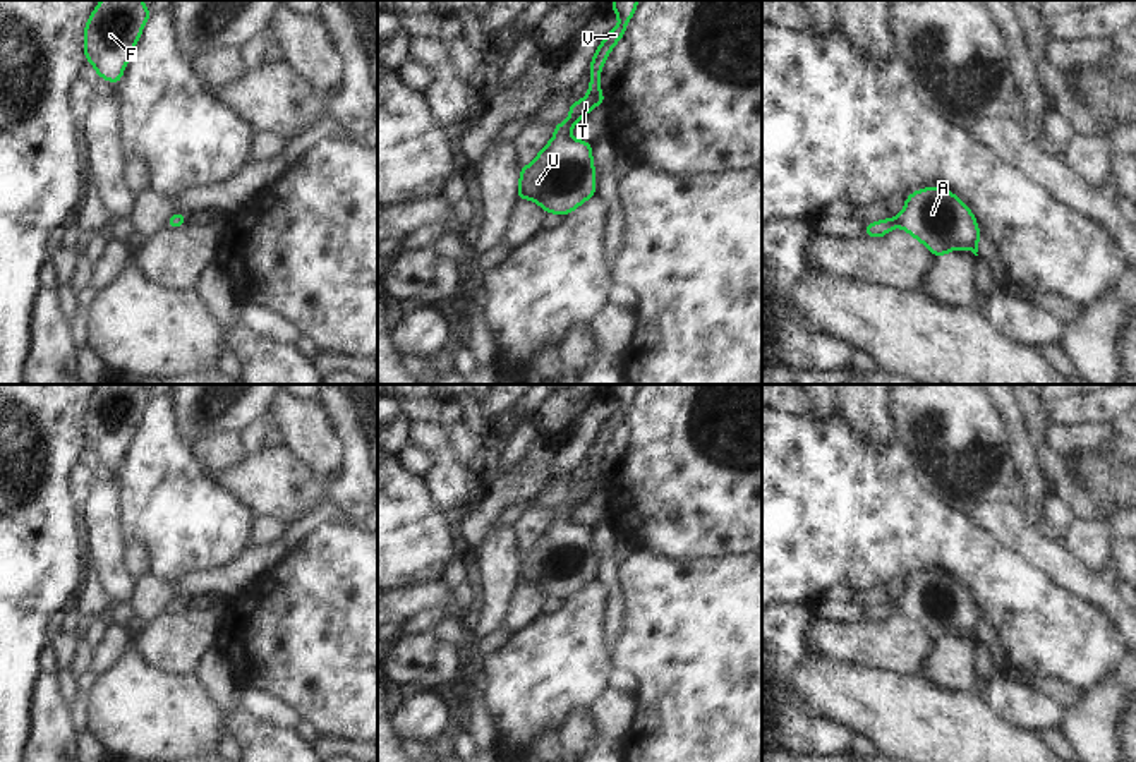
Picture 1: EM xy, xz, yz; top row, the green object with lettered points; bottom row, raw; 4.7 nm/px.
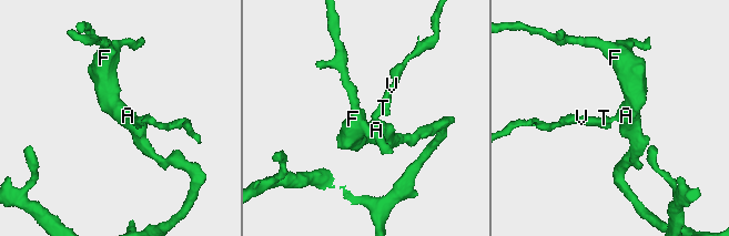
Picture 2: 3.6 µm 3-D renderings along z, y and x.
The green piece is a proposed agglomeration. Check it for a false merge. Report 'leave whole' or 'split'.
leave whole

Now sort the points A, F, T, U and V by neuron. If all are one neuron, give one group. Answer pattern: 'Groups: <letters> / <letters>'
Groups: A F T U V

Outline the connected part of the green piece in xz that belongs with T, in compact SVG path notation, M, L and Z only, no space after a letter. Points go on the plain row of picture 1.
M613 384L613 396L619 408L607 417L589 450L589 479L582 486L570 486L570 501L554 510L554 522L520 553L518 584L534 584L546 597L568 599L583 585L595 580L595 553L592 527L570 523L570 515L597 489L604 489L599 462L613 431L623 424L638 384Z

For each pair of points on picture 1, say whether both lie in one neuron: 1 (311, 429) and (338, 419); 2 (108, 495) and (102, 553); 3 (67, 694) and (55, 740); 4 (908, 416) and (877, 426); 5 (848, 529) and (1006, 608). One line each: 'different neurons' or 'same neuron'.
1: different neurons
2: same neuron
3: different neurons
4: different neurons
5: same neuron

